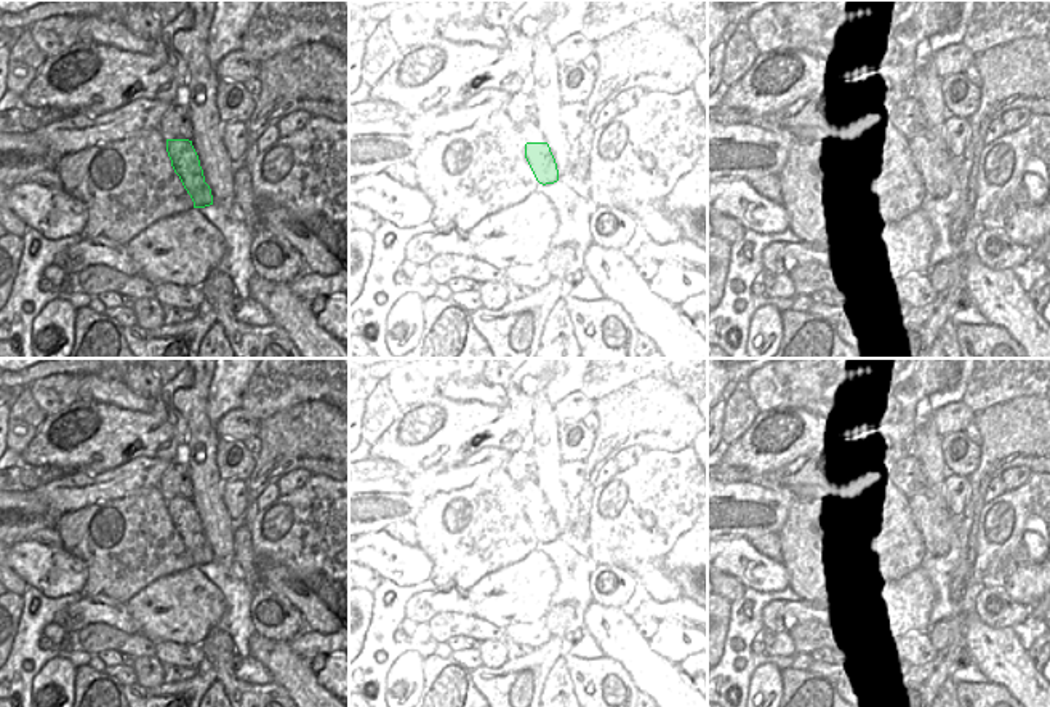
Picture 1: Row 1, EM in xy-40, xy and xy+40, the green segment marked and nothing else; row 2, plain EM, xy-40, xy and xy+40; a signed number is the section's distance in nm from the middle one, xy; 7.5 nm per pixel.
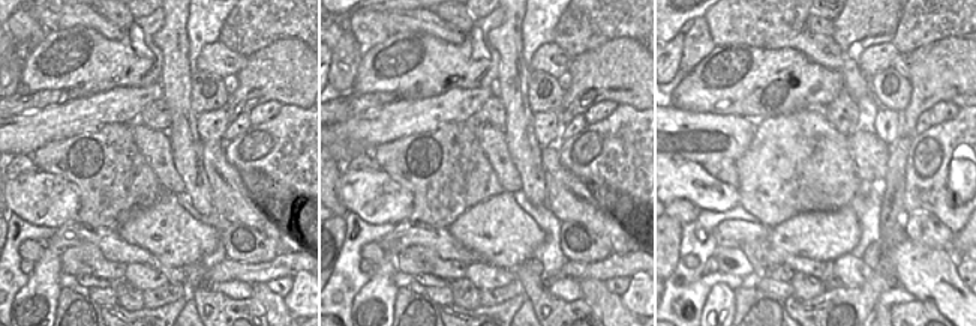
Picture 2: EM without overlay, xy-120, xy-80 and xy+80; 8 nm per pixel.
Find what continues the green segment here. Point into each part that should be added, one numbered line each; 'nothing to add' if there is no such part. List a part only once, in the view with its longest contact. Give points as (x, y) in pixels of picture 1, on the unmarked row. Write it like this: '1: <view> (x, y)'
1: xy (575, 536)

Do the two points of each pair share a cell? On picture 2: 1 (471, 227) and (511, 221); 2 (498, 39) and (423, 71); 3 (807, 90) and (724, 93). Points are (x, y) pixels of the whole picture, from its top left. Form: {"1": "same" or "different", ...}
{"1": "same", "2": "different", "3": "same"}

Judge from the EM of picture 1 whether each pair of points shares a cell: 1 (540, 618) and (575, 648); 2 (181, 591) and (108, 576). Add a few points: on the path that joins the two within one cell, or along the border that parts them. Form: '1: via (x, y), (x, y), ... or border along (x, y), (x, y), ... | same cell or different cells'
1: border along (569, 631), (561, 637) | different cells
2: border along (184, 570), (154, 579), (125, 603) | different cells

